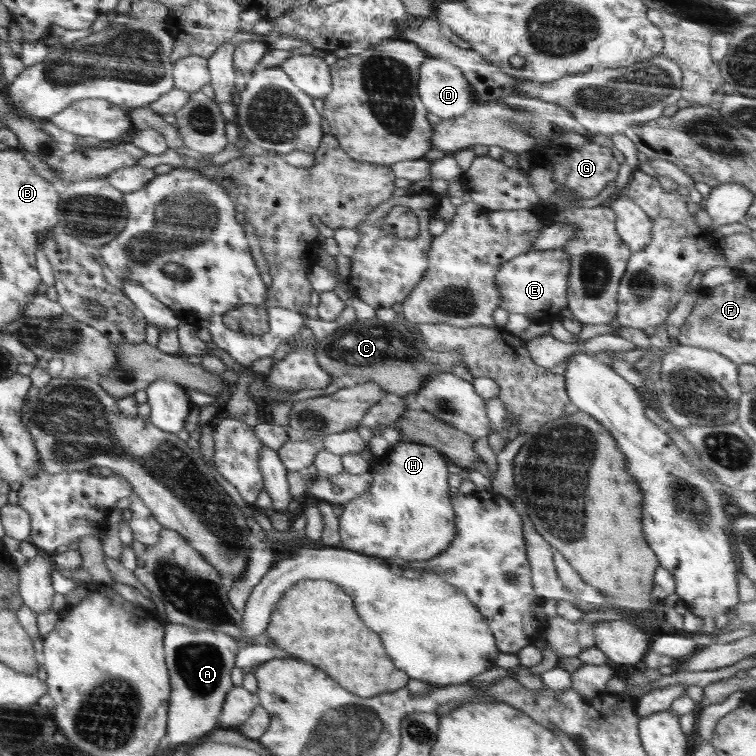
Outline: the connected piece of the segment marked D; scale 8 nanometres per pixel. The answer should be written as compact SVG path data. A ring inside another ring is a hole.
M428 56L420 65L417 93L427 112L442 119L455 119L471 107L472 88L449 60Z

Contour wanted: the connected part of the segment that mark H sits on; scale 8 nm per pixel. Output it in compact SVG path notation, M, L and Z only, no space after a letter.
M404 441L392 444L386 454L374 459L377 463L373 469L370 468L373 483L368 492L347 502L342 510L339 523L340 546L386 562L395 557L407 562L422 562L440 556L440 552L450 546L456 534L455 512L448 485L448 461L435 448Z

